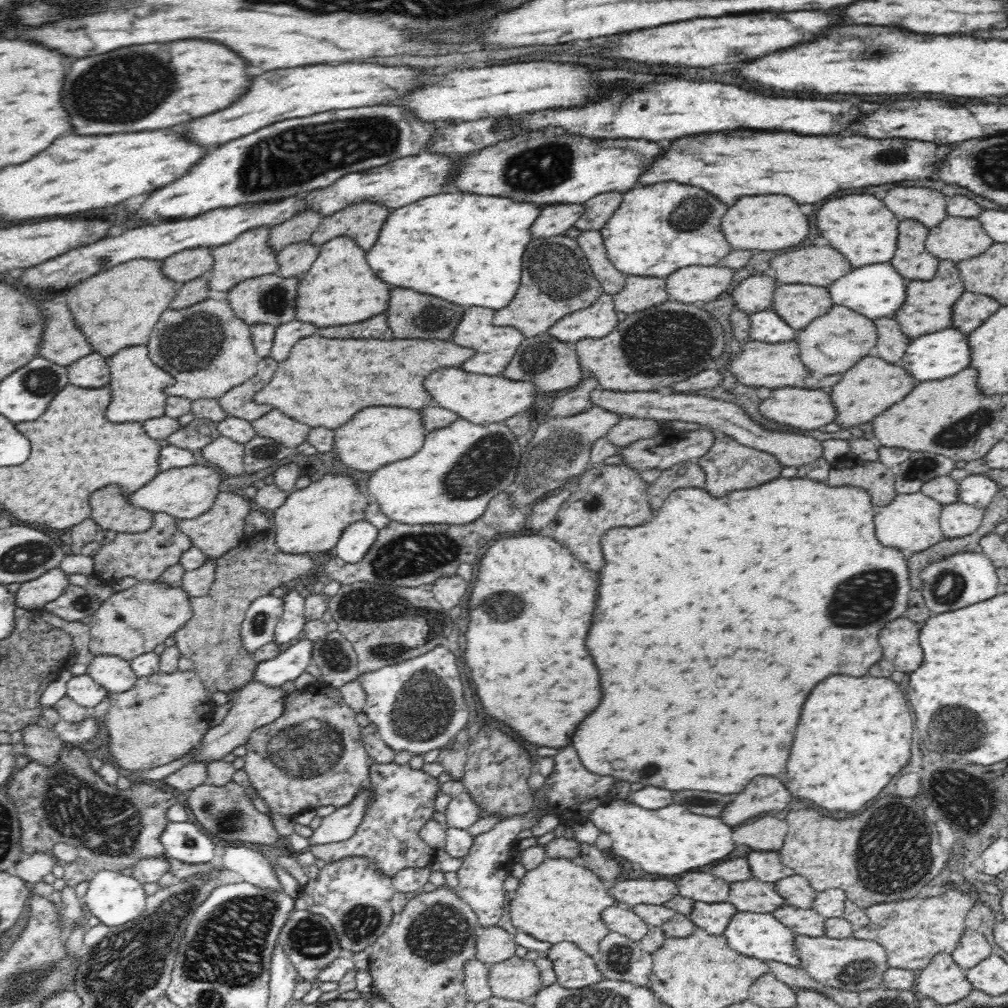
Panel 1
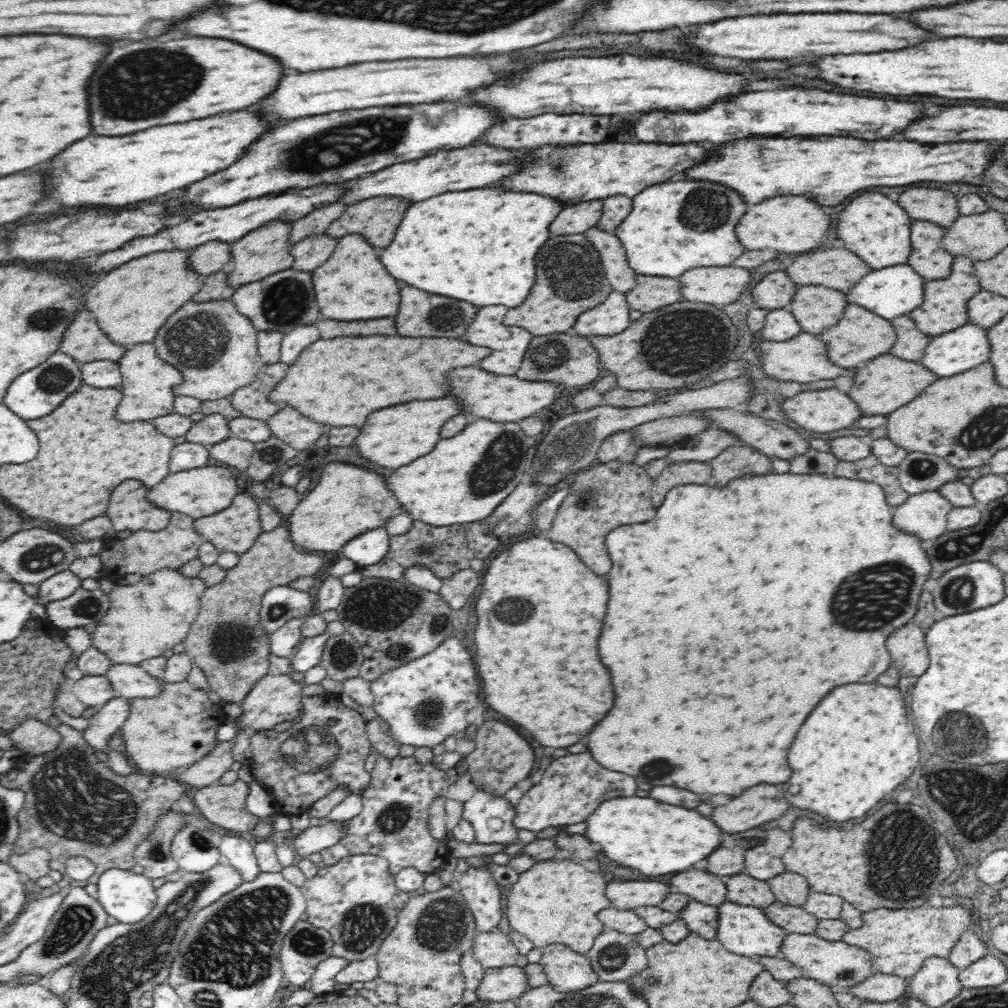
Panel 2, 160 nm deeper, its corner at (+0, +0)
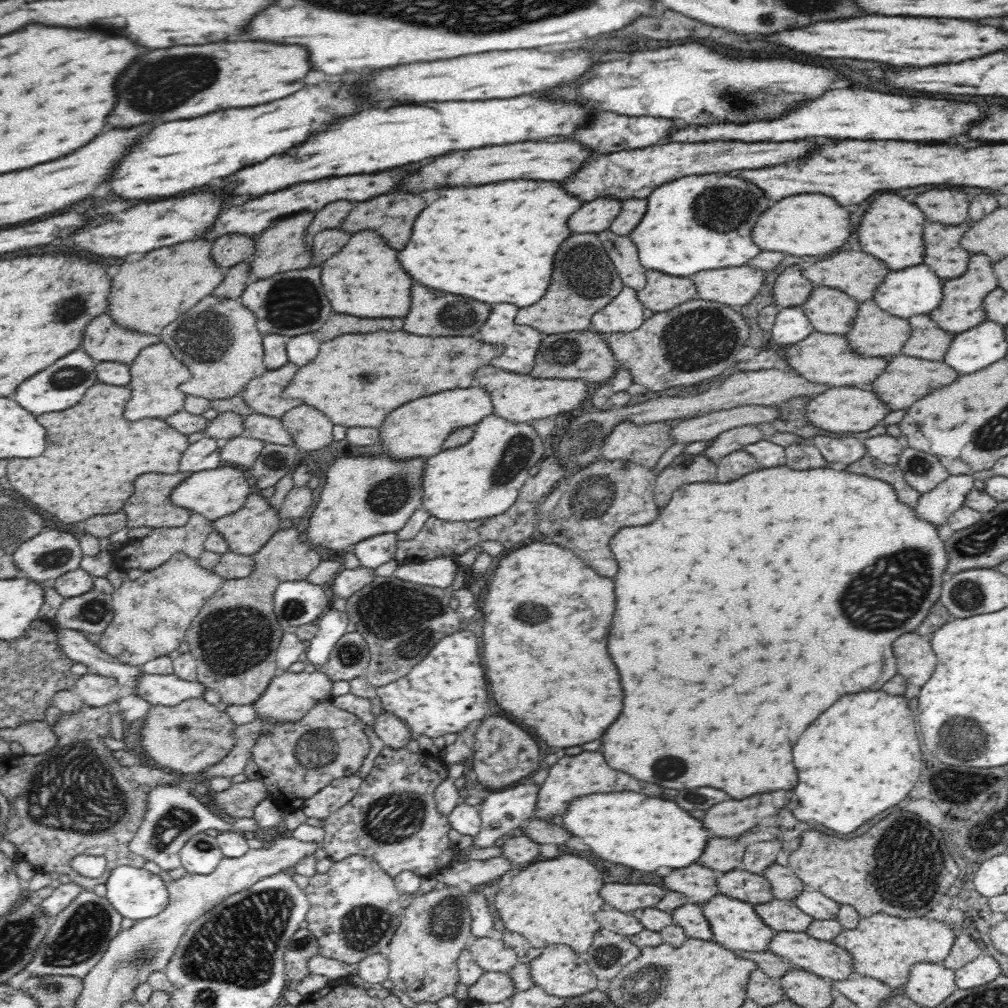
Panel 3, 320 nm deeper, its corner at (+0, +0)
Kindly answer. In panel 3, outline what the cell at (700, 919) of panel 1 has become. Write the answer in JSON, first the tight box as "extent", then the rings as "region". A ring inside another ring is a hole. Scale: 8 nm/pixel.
{"extent":[672,902,714,941],"region":[[[695,902],[679,906],[672,912],[674,922],[680,925],[687,937],[712,941],[714,935],[708,919],[702,914],[702,907]]]}

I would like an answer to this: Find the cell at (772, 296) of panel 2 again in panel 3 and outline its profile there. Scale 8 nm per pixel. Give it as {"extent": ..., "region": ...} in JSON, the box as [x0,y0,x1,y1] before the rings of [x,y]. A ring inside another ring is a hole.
{"extent":[773,265,815,308],"region":[[[792,265],[785,268],[782,276],[776,280],[773,288],[775,304],[790,308],[803,305],[811,295],[815,285],[804,277],[804,265]]]}

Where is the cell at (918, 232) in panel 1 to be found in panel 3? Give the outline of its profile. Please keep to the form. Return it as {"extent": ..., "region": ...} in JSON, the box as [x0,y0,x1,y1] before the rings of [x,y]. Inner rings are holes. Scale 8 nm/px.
{"extent":[924,222,972,279],"region":[[[971,222],[962,225],[928,224],[924,228],[925,257],[924,264],[927,264],[942,279],[955,279],[962,276],[968,270],[968,261],[972,252],[962,248],[960,239],[972,228]]]}

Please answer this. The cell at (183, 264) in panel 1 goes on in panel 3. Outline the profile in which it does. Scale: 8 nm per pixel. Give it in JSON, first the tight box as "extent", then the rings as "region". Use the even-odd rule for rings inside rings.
{"extent":[212,234,256,266],"region":[[[244,234],[220,236],[214,242],[212,258],[218,266],[234,266],[242,261],[249,260],[256,252],[256,238]]]}

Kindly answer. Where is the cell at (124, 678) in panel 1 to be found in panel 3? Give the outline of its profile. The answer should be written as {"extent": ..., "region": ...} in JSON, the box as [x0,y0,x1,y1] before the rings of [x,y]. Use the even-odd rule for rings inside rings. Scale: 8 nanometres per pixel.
{"extent":[135,674,208,706],"region":[[[147,674],[139,679],[140,686],[135,694],[148,701],[153,706],[178,706],[186,700],[203,698],[208,692],[208,687],[196,680],[180,679],[174,674],[166,676],[158,674]]]}

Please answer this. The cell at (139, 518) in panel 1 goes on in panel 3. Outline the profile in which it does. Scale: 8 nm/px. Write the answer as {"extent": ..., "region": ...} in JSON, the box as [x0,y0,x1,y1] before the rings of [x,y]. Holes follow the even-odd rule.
{"extent":[124,471,192,528],"region":[[[178,471],[174,474],[144,474],[144,476],[136,478],[134,480],[136,492],[124,506],[124,510],[128,514],[127,526],[129,528],[138,528],[138,526],[150,526],[150,528],[184,526],[190,520],[192,512],[187,508],[176,506],[172,502],[171,494],[191,474],[192,472],[189,471]]]}

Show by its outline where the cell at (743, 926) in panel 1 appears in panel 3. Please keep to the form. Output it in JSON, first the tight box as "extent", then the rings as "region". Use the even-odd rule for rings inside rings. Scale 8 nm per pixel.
{"extent":[698,892,775,952],"region":[[[719,892],[716,897],[708,900],[708,903],[698,905],[702,907],[702,914],[710,923],[714,942],[732,951],[764,952],[768,949],[768,942],[774,936],[775,930],[764,924],[764,921],[756,914],[752,904],[728,897]]]}

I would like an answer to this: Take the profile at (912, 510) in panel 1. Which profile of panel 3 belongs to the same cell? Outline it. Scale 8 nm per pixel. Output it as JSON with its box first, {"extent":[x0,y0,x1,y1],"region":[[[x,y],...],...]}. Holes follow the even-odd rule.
{"extent":[913,474,975,526],"region":[[[949,474],[936,488],[921,494],[913,506],[916,514],[936,526],[942,526],[952,513],[966,505],[966,496],[975,488],[974,480],[972,475]]]}

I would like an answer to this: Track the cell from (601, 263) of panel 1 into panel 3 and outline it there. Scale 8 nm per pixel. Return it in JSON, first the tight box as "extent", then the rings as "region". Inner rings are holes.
{"extent":[598,232,646,291],"region":[[[600,232],[598,234],[608,256],[613,260],[620,273],[621,280],[625,285],[639,291],[645,287],[646,268],[642,268],[642,263],[633,240],[628,236],[616,236],[612,232]]]}

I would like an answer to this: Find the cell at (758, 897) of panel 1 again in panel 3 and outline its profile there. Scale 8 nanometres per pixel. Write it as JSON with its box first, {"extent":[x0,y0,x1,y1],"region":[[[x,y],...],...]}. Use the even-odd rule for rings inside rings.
{"extent":[718,869,773,906],"region":[[[732,869],[722,873],[718,880],[718,890],[722,894],[746,901],[753,906],[773,900],[770,881],[762,874],[753,874],[746,869]]]}

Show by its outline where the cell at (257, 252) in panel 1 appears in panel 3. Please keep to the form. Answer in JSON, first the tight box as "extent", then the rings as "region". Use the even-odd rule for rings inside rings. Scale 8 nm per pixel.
{"extent":[248,212,314,279],"region":[[[304,212],[304,214],[298,214],[298,216],[288,218],[288,220],[278,220],[278,222],[274,222],[274,226],[264,230],[255,240],[255,254],[248,260],[251,265],[252,277],[268,279],[283,272],[308,268],[310,262],[312,262],[310,260],[312,253],[310,248],[311,238],[306,232],[306,228],[310,226],[312,220],[314,220],[314,214]]]}

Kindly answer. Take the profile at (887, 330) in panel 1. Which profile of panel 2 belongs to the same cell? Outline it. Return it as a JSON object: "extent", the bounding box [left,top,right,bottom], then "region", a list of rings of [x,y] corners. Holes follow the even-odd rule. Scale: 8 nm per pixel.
{"extent":[891,315,932,361],"region":[[[909,315],[899,316],[891,323],[895,326],[898,335],[898,340],[891,348],[892,354],[904,360],[920,361],[932,337],[918,330]]]}

